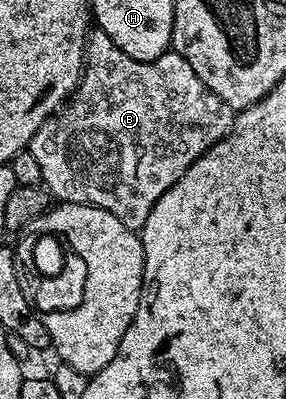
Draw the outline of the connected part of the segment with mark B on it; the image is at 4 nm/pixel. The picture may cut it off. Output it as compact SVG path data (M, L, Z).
M98 28L84 40L84 72L76 91L66 105L45 120L42 128L28 141L28 149L42 168L42 183L53 199L81 202L109 210L126 228L143 230L150 208L218 140L232 127L234 112L186 64L181 54L169 52L158 60L134 60Z

